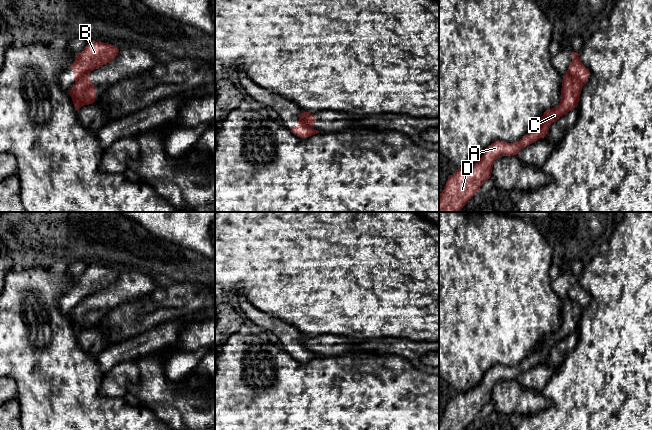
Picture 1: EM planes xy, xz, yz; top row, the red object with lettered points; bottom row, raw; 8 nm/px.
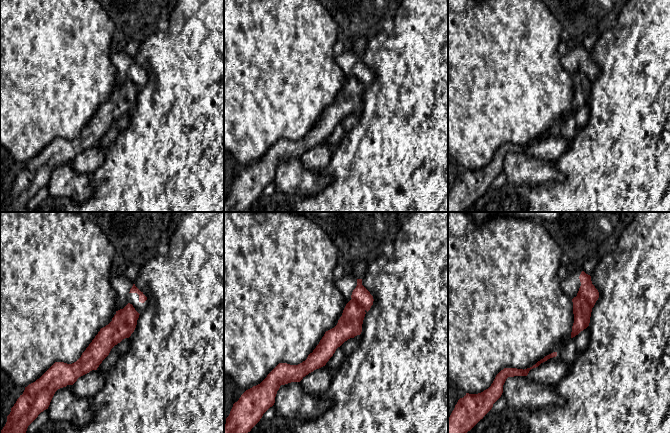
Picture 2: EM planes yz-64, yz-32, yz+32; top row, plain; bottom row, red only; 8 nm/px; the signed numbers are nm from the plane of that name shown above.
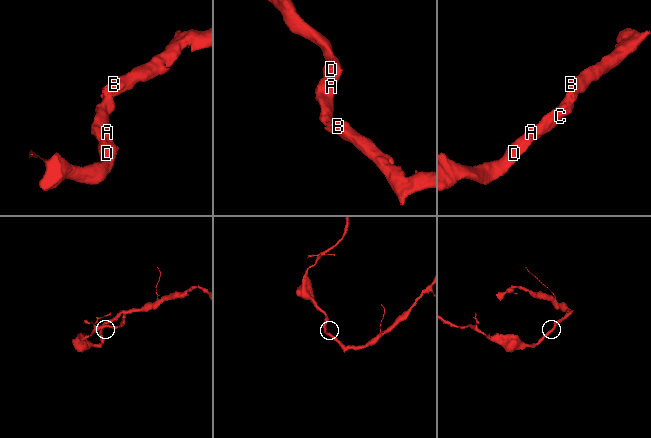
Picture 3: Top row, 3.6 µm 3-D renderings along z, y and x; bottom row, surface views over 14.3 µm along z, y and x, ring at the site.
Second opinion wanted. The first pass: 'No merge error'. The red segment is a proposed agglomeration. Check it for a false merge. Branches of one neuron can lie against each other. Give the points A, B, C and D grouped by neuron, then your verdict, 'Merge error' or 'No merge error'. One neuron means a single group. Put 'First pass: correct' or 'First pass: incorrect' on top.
First pass: incorrect
Groups: A C D / B. Merge error

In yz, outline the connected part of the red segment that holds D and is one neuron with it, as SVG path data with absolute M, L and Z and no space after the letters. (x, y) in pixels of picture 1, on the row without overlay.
M569 298L563 300L560 327L544 336L539 347L517 366L495 365L489 369L482 381L473 389L458 392L450 399L442 417L439 430L465 430L480 414L481 409L491 401L495 384L500 380L514 380L521 373L544 362L550 349L578 330L583 309Z

